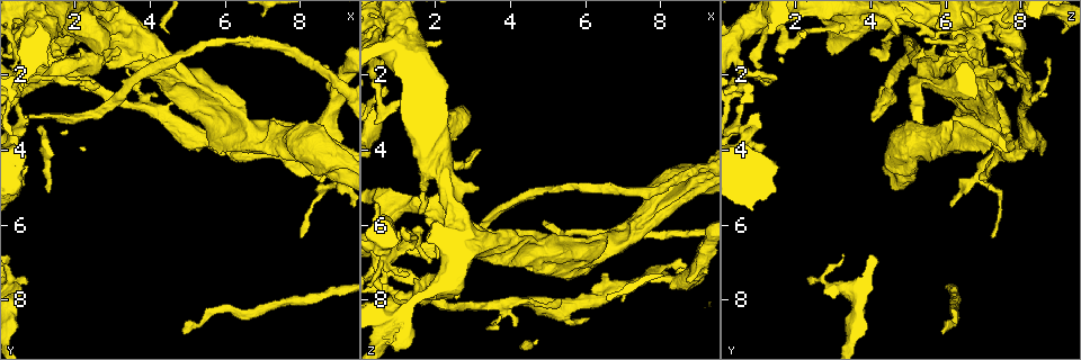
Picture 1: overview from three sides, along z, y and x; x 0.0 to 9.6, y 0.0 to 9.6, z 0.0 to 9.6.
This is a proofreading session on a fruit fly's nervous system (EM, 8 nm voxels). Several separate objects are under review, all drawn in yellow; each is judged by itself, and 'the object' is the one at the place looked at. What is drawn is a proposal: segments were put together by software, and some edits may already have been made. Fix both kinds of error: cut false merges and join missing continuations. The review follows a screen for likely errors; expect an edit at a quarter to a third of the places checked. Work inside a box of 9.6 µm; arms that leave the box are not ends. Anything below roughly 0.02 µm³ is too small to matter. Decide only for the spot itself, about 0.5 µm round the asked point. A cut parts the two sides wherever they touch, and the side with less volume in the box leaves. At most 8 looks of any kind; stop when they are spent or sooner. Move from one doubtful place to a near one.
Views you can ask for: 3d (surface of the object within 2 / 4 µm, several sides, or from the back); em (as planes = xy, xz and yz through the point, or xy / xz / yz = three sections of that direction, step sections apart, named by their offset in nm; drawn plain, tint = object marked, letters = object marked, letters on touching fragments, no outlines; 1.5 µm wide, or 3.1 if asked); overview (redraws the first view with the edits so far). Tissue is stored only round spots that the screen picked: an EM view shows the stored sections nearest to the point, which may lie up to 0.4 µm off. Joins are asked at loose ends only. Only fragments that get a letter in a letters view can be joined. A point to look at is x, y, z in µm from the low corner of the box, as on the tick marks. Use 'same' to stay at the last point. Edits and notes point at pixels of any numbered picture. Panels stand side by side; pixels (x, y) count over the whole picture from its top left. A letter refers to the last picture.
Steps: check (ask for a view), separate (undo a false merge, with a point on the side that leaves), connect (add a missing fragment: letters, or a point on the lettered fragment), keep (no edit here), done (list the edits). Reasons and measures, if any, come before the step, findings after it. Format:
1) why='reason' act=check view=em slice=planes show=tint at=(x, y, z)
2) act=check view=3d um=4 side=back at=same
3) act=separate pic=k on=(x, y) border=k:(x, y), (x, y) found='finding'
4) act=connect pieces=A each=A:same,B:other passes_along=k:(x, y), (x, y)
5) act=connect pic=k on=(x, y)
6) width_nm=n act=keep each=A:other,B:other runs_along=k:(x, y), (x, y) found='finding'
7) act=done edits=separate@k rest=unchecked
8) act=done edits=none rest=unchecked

why='calibre changes' act=check view=3d um=4 at=(1.65, 0.70, 4.65)

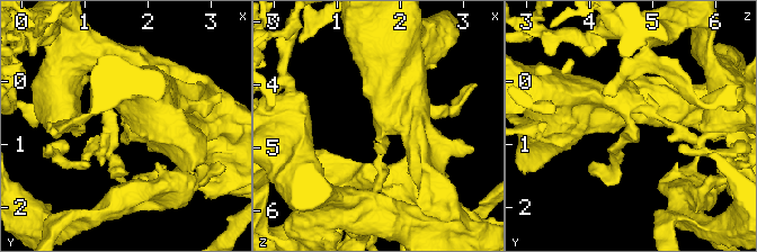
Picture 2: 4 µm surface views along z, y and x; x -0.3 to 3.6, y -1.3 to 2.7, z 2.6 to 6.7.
why='need the tissue' act=check view=em slice=xz step=4 show=tint at=(1.70, 0.70, 4.60)

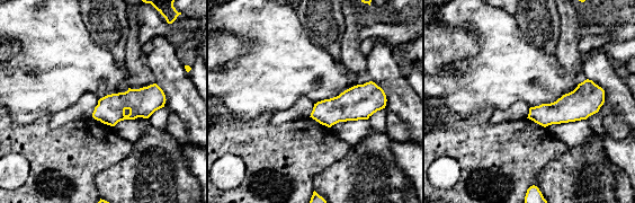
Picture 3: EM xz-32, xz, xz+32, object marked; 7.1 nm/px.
why='what lies round it' act=check view=em slice=xz step=4 show=letters at=same

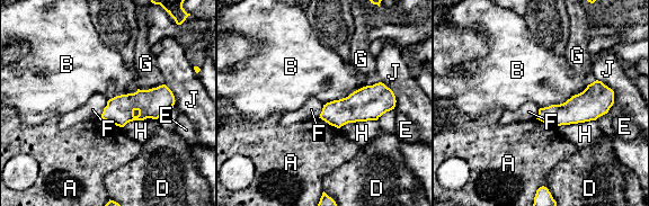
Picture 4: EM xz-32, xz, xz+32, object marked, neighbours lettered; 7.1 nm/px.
act=keep each=A:other,B:other,D:other,E:other,F:other,G:other,H:other,J:other border=4:(108, 100), (100, 117) found='all the same neuron'

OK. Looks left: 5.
why='touches itself' act=check view=em slice=planes show=tint at=(0.75, 1.65, 7.70)

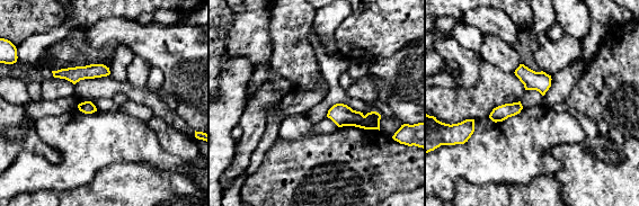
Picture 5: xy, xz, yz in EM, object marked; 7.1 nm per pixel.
why='what lies round it' act=check view=em slice=planes show=letters at=same

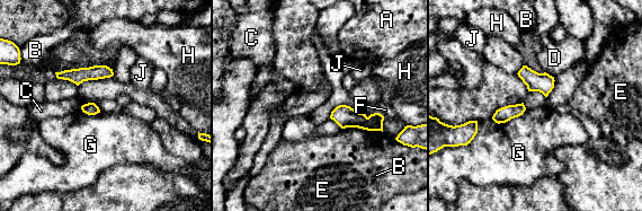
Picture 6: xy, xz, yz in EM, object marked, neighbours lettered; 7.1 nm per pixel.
width_nm=160 act=keep each=A:other,B:other,C:other,D:other,E:other,F:other,G:other,H:other,J:other border=6:(526, 110), (522, 114), (498, 124) found='continuous, no second neuron'

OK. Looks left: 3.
why='free end' act=check view=em slice=planes show=letters at=(0.75, 7.50, 2.40)

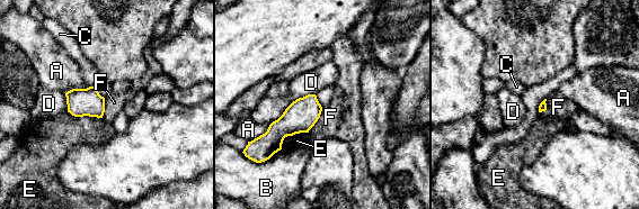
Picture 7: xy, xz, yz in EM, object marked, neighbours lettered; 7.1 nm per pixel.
act=keep each=A:other,B:other,C:other,D:other,E:other,F:other found='no lettered fragment goes on from it'

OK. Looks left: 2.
act=done edits=none rest=unchecked

